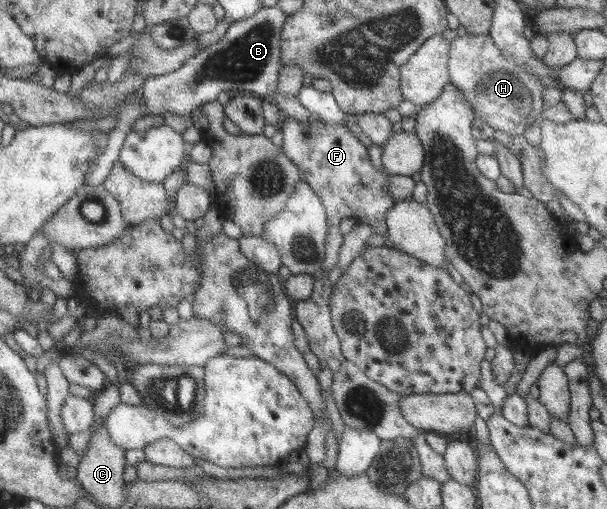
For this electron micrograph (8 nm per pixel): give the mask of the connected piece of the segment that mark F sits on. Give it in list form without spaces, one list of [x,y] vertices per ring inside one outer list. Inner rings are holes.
[[[285,117],[278,129],[283,133],[281,149],[292,158],[292,162],[301,170],[302,178],[322,197],[324,204],[327,206],[328,243],[324,262],[324,271],[327,274],[338,263],[338,255],[343,241],[343,236],[340,232],[342,219],[356,219],[361,224],[370,225],[375,233],[381,234],[384,237],[387,235],[386,213],[396,202],[386,188],[388,177],[391,175],[383,167],[381,172],[373,167],[371,160],[369,160],[369,155],[367,155],[367,147],[359,139],[355,139],[351,135],[351,131],[347,128],[346,123],[330,125],[322,123],[319,119],[296,120],[292,117]]]

